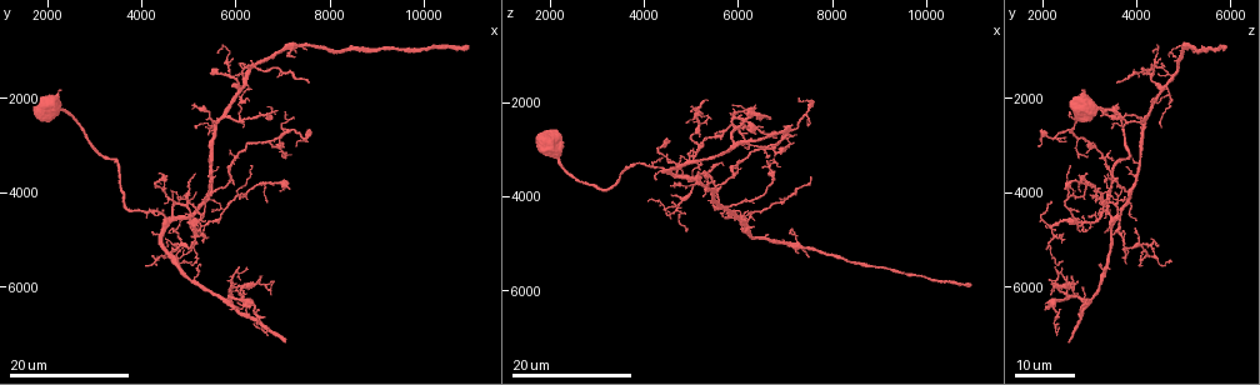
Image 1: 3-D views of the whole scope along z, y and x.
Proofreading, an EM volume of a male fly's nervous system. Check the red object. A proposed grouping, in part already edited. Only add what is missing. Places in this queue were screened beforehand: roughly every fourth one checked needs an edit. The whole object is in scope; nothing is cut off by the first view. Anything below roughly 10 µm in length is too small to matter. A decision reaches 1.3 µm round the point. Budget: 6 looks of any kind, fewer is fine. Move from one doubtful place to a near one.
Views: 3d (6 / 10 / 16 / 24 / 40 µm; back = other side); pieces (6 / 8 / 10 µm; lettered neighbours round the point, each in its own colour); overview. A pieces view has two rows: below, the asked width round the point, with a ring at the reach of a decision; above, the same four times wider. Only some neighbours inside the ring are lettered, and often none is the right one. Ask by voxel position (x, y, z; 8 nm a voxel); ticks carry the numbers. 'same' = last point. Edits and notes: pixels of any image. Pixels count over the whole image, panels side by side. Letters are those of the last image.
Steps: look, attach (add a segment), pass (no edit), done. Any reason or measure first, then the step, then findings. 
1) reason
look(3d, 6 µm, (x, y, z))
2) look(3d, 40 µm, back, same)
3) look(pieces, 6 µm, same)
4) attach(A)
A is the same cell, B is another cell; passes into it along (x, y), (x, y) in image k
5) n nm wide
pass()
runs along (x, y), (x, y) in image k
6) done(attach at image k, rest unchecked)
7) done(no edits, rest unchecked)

an open end
look(3d, 16 µm, (10950, 900, 5900))

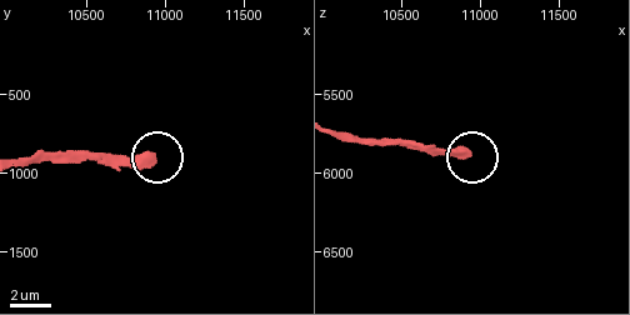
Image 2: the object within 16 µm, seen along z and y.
look(pieces, 8 µm, (10920, 880, 5880))

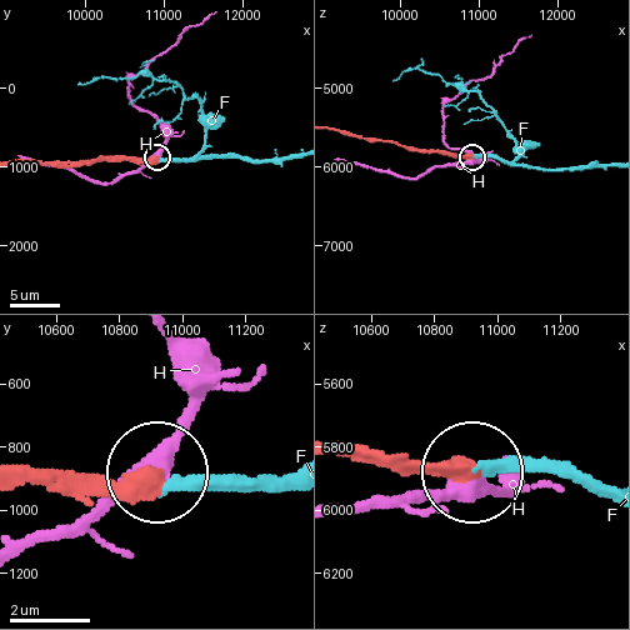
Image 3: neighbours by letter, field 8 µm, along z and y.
attach(F)
F is the same cell, H is another cell; passes into it along (59, 485), (286, 485) in image 3; the neuron continues

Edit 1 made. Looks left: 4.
look(overview)

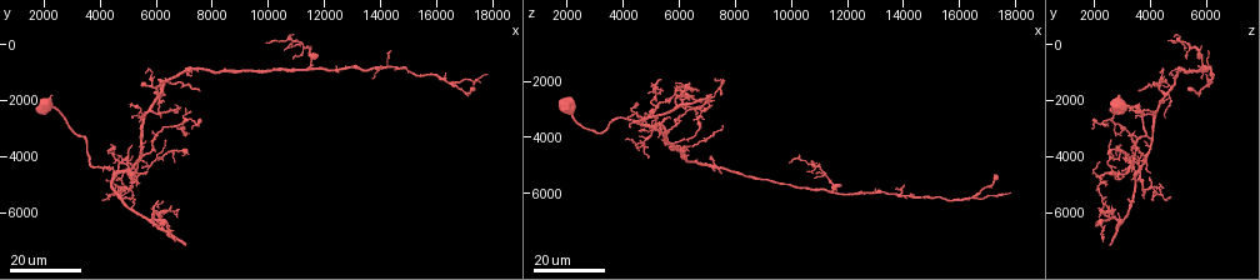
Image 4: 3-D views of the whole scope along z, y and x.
look(3d, 16 µm, (6300, 6400, 2100))

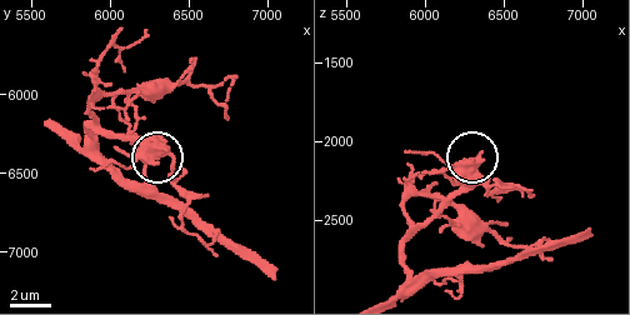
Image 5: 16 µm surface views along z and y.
look(pieces, 8 µm, (6360, 6360, 2060))

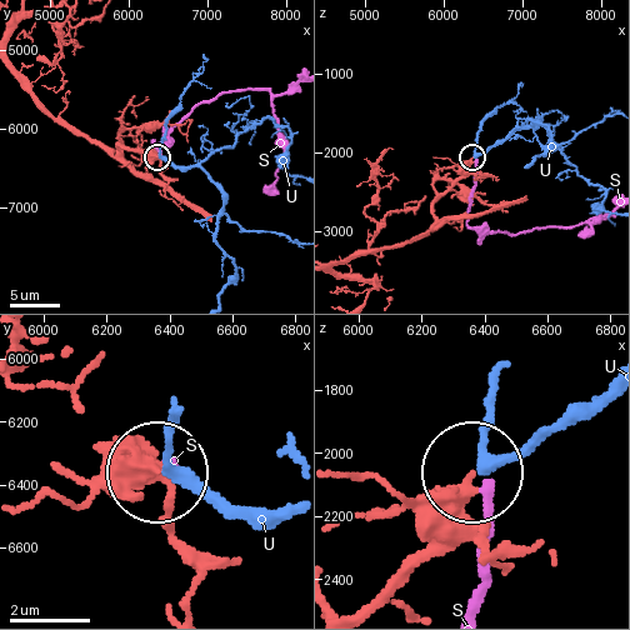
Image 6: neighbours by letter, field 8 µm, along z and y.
attach(U)
U is the same cell, S is another cell; the neuron continues

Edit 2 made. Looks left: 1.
done(attach at image 3, attach at image 6, rest unchecked)

